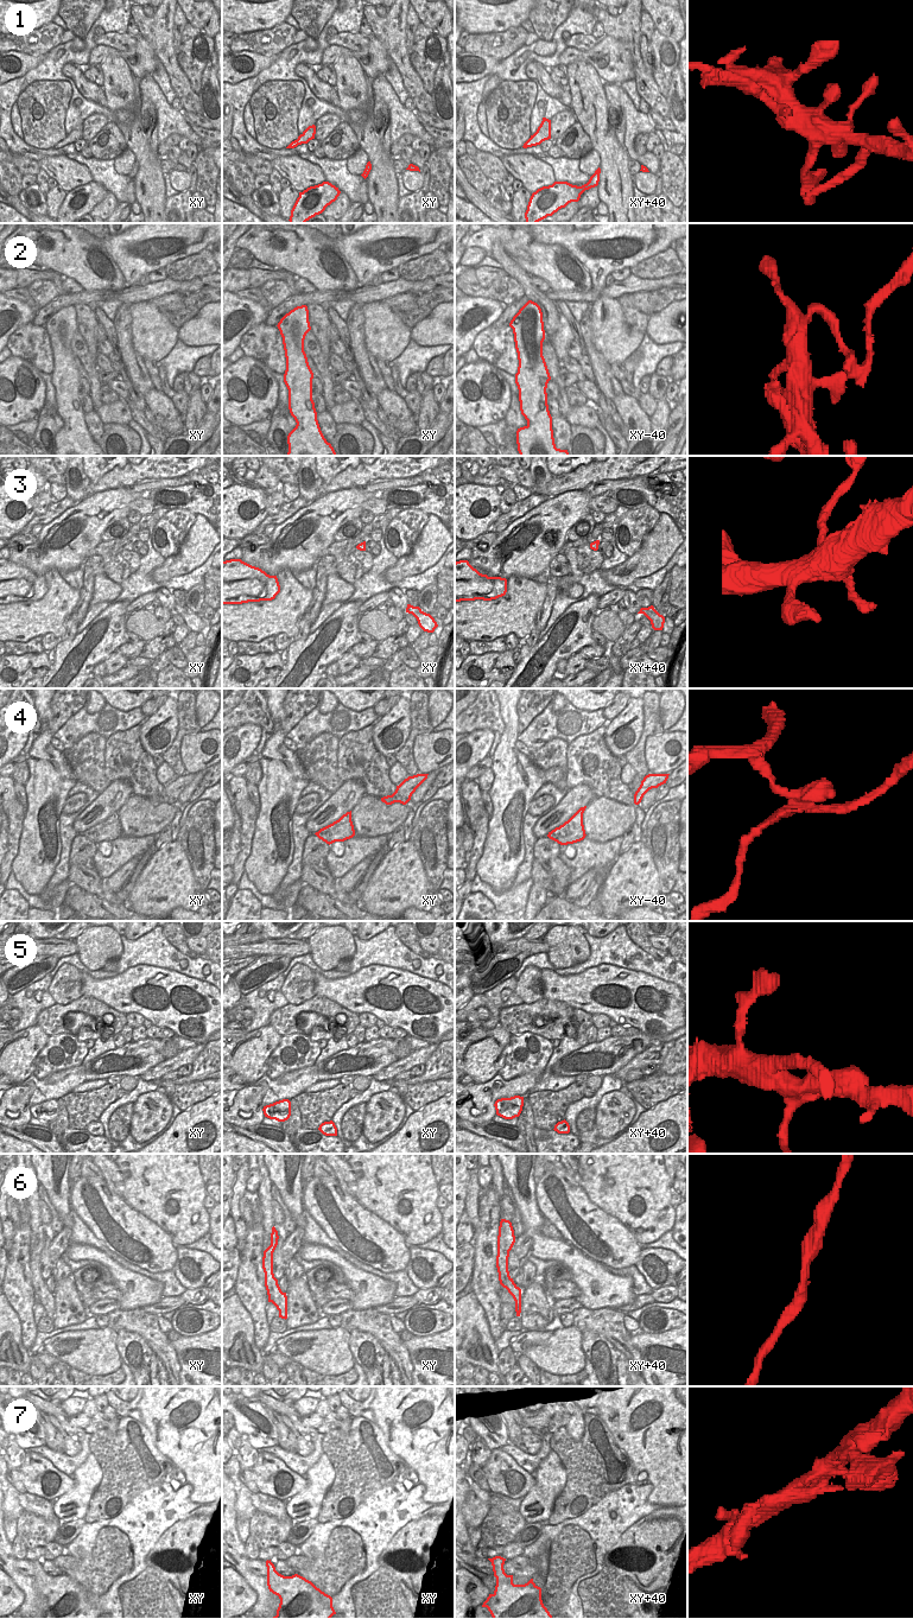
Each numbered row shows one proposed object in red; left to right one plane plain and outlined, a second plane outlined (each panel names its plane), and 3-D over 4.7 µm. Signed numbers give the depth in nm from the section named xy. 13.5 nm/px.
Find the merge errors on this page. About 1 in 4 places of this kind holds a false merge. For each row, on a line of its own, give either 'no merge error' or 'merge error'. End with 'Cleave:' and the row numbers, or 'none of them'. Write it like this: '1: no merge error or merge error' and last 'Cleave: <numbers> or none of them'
1: no merge error
2: no merge error
3: merge error
4: merge error
5: no merge error
6: no merge error
7: no merge error
Cleave: 3, 4

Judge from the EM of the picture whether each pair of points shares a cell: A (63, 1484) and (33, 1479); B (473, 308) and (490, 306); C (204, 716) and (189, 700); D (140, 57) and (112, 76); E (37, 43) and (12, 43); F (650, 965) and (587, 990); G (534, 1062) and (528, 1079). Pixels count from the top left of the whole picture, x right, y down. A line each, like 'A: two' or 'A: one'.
A: one
B: one
C: two
D: two
E: one
F: two
G: two

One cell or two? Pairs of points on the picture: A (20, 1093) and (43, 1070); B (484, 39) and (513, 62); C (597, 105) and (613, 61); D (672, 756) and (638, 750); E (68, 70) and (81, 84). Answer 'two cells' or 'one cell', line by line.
A: two cells
B: two cells
C: two cells
D: two cells
E: two cells

